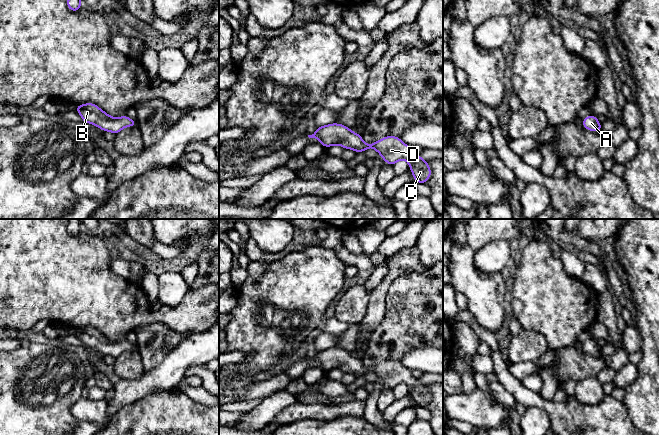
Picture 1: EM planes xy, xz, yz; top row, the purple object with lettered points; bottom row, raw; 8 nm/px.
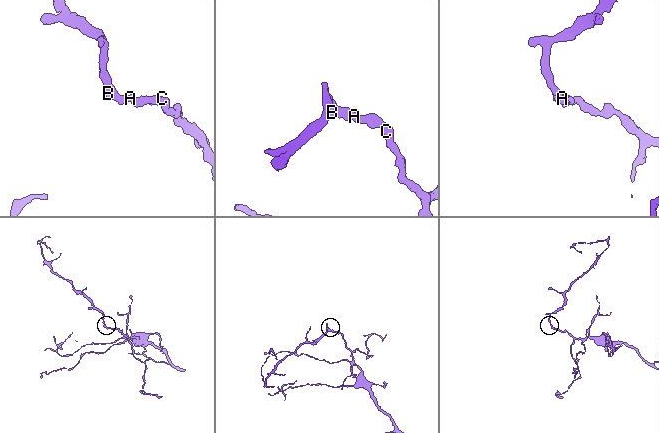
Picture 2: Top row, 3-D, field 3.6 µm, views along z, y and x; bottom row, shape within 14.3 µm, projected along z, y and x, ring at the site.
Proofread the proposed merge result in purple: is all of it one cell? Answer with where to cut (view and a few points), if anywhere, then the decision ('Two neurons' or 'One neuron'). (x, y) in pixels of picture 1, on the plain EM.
No split. One neuron

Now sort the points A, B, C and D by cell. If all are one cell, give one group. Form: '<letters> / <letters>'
A B C D

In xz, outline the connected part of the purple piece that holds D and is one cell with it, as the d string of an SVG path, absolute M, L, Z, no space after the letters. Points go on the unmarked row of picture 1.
M334 347L318 351L316 356L308 359L309 362L318 362L324 371L340 369L345 373L353 373L357 377L373 372L389 389L394 389L399 384L406 384L412 394L414 405L425 407L431 400L431 393L426 384L412 376L410 370L401 365L399 361L387 360L379 365L366 368L361 359L354 357L348 351Z

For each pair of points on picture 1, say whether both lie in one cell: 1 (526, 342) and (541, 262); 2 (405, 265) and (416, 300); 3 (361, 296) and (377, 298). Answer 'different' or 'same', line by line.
1: different
2: different
3: different

